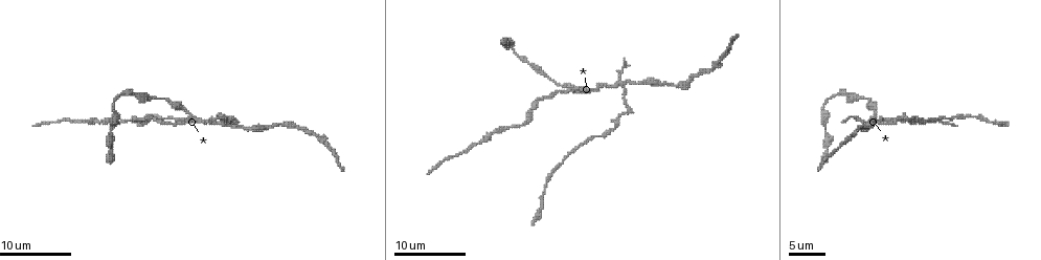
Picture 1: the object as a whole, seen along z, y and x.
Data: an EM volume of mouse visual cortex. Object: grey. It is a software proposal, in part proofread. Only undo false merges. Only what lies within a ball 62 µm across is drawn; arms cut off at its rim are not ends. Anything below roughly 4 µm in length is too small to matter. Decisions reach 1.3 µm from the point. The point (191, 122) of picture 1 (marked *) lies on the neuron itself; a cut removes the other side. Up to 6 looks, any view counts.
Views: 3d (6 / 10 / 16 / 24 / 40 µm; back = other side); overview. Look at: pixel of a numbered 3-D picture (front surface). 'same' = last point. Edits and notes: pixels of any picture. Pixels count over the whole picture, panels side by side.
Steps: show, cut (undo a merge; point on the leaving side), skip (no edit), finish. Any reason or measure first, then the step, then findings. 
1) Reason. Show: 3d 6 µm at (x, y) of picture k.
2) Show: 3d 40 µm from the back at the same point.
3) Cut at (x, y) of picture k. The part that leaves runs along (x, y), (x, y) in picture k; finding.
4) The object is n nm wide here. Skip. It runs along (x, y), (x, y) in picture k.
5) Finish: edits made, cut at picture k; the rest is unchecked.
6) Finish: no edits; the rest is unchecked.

Calibre changes. Show: 3d 16 µm at (115, 109) of picture 1.

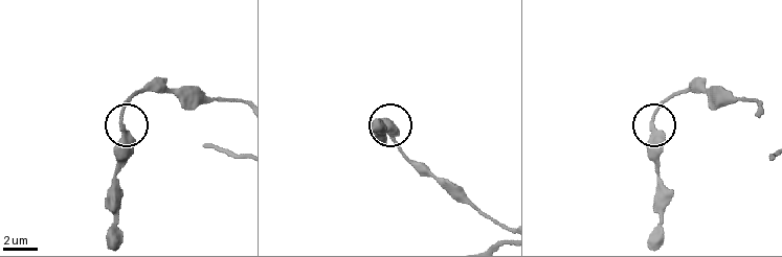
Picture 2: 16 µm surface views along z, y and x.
Skip. One neuron here.

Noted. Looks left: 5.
Calibre changes. Show: 3d 10 µm at (479, 142) of picture 1.

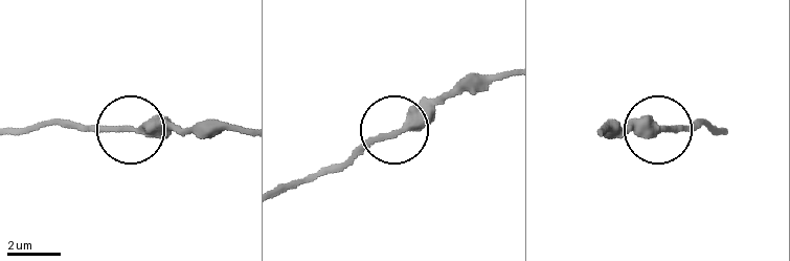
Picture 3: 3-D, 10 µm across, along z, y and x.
Skip. It runs along (502, 74), (455, 84), (394, 131), (367, 142), (342, 167) in picture 3; one neuron here.

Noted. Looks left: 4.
Branch point. Show: 3d 6 µm at (624, 87) of picture 1.

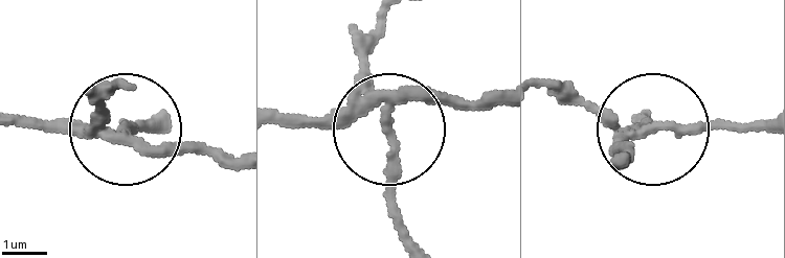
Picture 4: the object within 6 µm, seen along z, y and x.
The object is 230 nm wide here. Cut at (91, 103) of picture 4. The part that leaves runs along (368, 110), (391, 151), (399, 241) in picture 4; a second neuron is stuck on.

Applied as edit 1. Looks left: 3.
Finish: edits made, cut at picture 4; the rest is unchecked.

